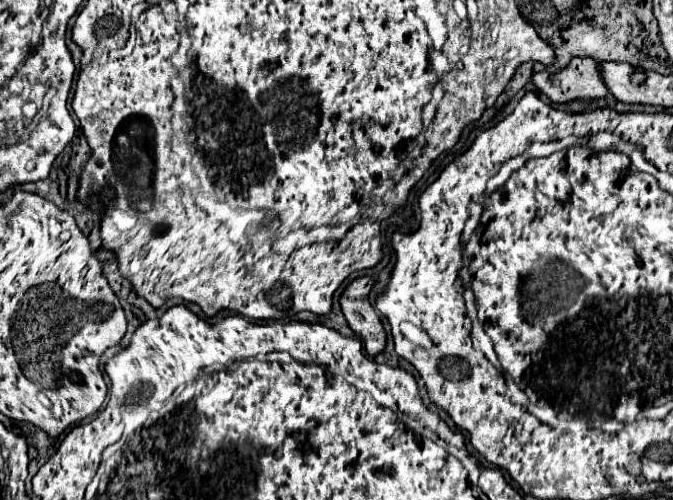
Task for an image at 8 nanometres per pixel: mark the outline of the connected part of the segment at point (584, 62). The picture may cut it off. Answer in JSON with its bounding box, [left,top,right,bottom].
[535,59,609,105]

